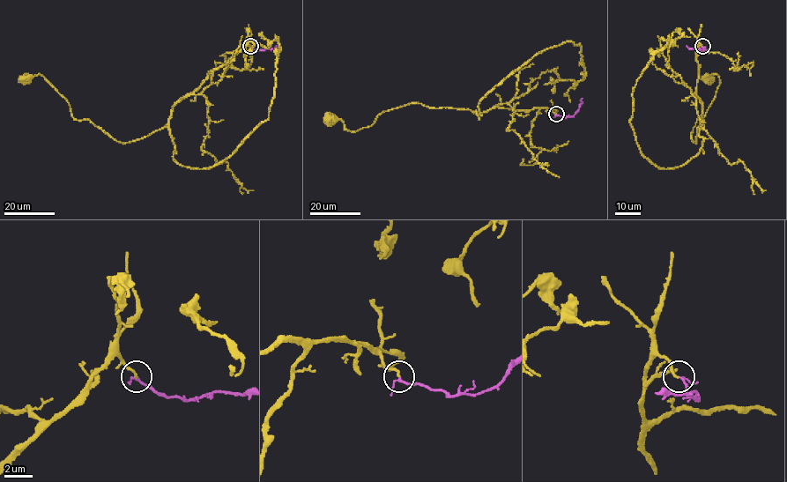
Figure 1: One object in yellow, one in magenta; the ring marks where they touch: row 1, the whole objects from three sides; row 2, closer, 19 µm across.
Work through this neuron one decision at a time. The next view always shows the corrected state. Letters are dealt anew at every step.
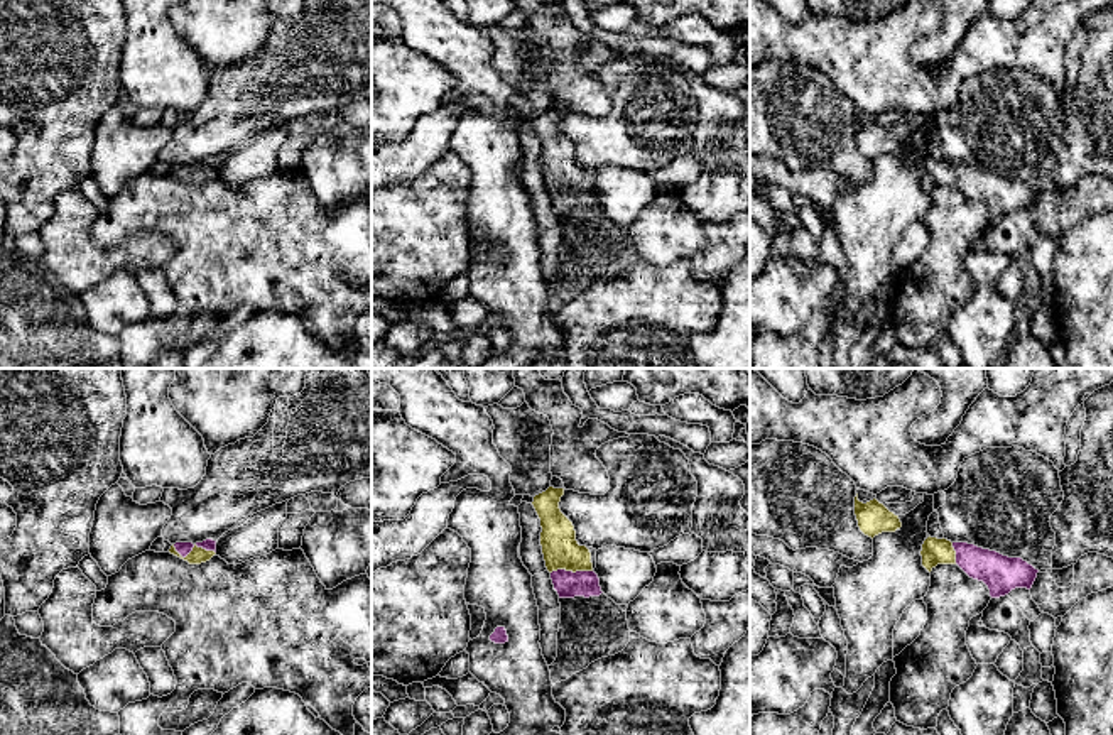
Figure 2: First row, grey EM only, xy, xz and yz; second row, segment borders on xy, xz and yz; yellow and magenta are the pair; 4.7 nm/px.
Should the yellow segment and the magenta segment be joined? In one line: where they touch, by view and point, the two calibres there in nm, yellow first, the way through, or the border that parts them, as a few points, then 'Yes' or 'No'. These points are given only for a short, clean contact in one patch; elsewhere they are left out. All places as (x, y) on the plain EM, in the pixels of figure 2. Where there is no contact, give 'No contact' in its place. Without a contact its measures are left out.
Touches yellow at xy (193, 169). Thickness 80 nm (yellow) against 60 nm. Path across: xy (198, 176), (193, 169), (183, 169). Yes

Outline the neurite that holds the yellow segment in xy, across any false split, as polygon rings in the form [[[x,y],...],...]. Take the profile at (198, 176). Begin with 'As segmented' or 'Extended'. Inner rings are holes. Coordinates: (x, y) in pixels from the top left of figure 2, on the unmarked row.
Extended. [[[206,161],[203,164],[176,164],[169,171],[171,176],[187,182],[189,186],[201,186],[216,176],[216,162]]]

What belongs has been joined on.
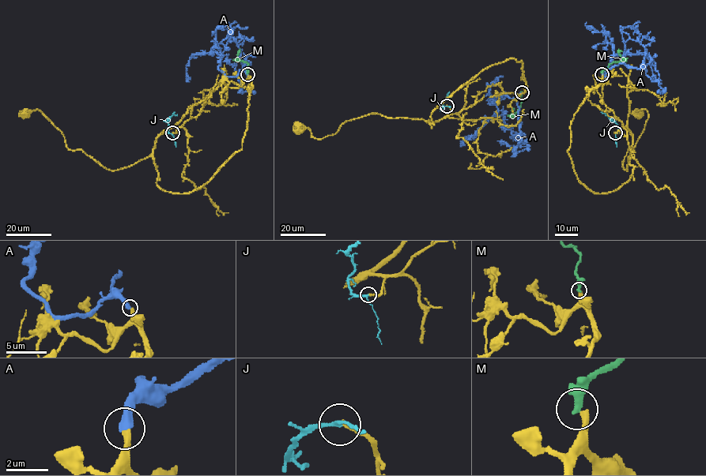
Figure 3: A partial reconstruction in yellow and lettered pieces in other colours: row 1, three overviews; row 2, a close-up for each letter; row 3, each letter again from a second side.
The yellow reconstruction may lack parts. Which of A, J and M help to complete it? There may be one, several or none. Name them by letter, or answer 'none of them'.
J

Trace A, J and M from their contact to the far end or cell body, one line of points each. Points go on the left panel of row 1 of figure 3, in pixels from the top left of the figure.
A: (247, 74), (241, 71), (226, 76), (219, 69), (223, 55), (199, 53), (186, 66), (189, 82)
J: (172, 133), (167, 131), (166, 121), (175, 111)
M: (247, 74), (247, 65), (238, 57), (240, 49)

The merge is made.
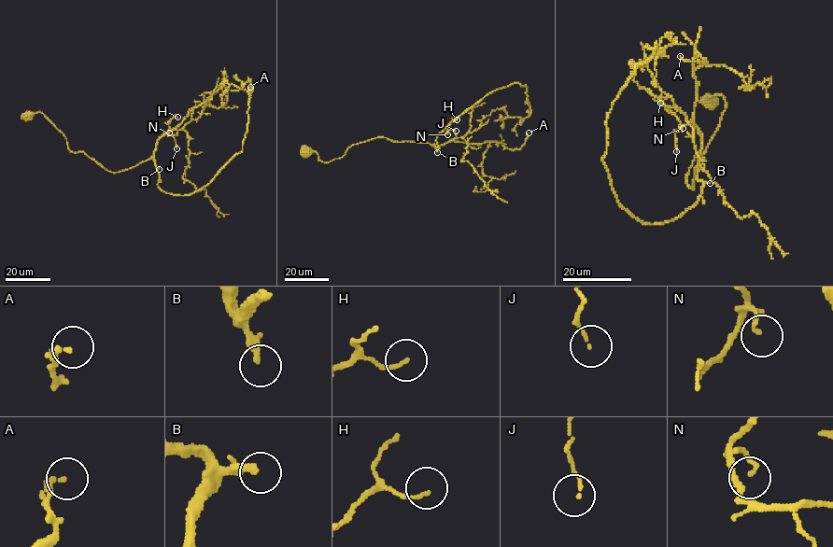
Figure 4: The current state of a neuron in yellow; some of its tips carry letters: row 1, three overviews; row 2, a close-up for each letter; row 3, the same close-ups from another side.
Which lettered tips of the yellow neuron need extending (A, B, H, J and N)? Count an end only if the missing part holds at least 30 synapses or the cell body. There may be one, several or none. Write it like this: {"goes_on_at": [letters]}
{"goes_on_at": ["B"]}

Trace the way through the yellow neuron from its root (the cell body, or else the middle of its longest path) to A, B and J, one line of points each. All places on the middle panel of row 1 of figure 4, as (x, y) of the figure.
A: (305, 150), (329, 162), (350, 146), (377, 137), (434, 147), (451, 141), (498, 141), (516, 150), (529, 133)
B: (305, 150), (329, 162), (340, 158), (354, 145), (385, 137), (430, 143), (437, 152)
J: (305, 150), (329, 162), (350, 146), (377, 137), (438, 147), (454, 139), (451, 130), (456, 131)

